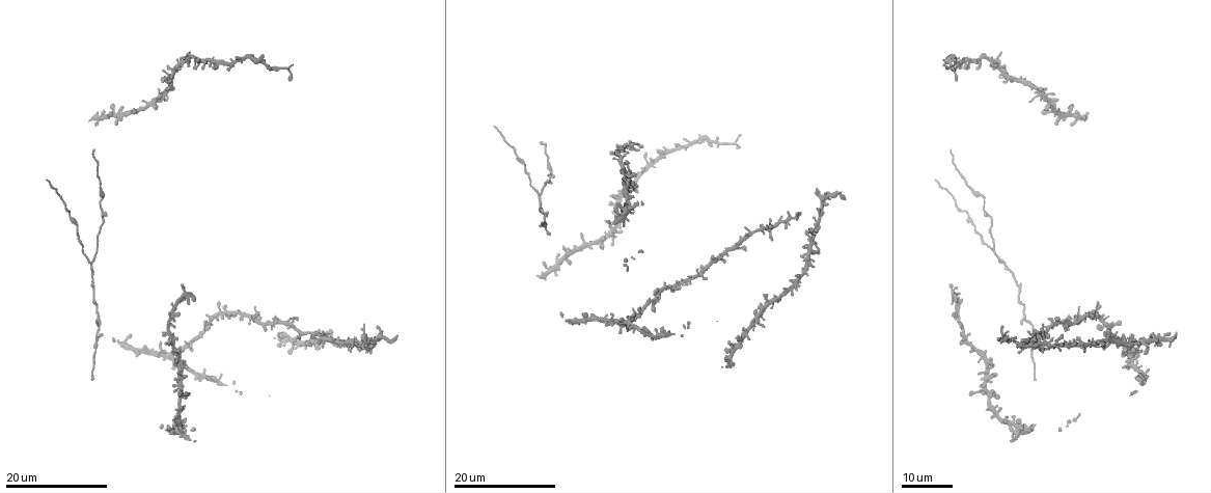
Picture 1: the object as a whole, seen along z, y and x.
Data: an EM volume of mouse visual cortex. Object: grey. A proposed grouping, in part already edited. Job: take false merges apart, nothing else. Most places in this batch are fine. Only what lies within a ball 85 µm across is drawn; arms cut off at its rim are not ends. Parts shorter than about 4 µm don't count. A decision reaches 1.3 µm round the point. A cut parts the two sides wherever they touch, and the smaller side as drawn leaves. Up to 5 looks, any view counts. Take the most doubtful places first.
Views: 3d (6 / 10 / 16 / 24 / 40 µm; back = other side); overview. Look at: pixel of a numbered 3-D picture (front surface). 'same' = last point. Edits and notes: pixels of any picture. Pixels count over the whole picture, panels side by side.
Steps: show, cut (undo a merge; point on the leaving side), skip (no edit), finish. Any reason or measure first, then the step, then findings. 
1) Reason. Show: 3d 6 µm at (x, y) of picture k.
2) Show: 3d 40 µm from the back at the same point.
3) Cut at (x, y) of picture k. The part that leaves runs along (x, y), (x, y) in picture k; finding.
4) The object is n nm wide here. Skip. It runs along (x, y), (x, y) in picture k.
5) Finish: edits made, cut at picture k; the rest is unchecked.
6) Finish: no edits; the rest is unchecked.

Show: 3d 16 µm at (984, 196) of picture 1.

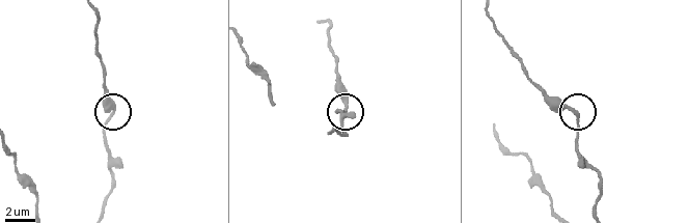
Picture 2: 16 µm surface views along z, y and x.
Show: 3d 10 µm at (576, 111) of picture 2.

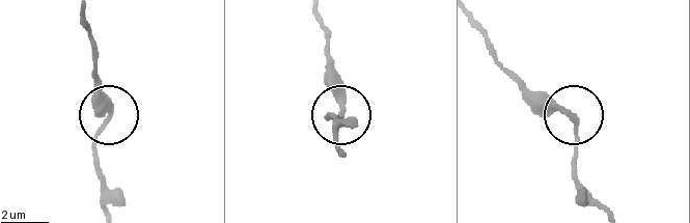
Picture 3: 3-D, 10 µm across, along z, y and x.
The object is 180 nm wide here. Skip. It runs along (106, 213), (93, 141), (111, 106), (100, 78) in picture 3; continuous, no second neuron.

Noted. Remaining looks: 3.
Arms part here. Show: 3d 16 µm at (96, 342) of picture 1.

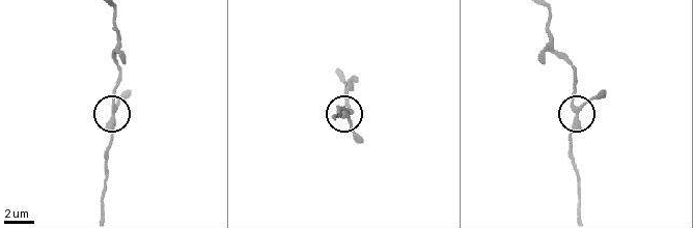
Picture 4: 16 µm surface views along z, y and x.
Closer look. Show: 3d 6 µm at (112, 111) of picture 4.

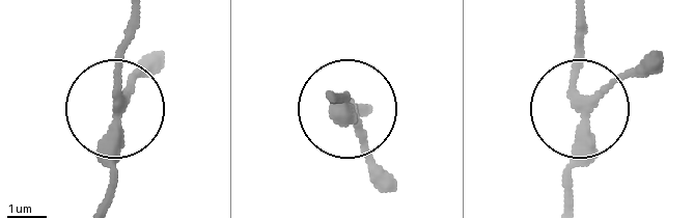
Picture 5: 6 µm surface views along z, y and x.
Show: 3d 6 µm from the back at (582, 111) of picture 5.

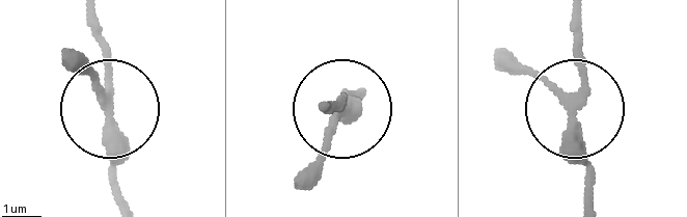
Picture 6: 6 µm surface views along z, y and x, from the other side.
3 arms meet here. Skip. It runs along (501, 61), (547, 81), (574, 111), (587, 200) in picture 6; all the same neuron.

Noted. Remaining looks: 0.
Finish: no edits; the rest is unchecked.

